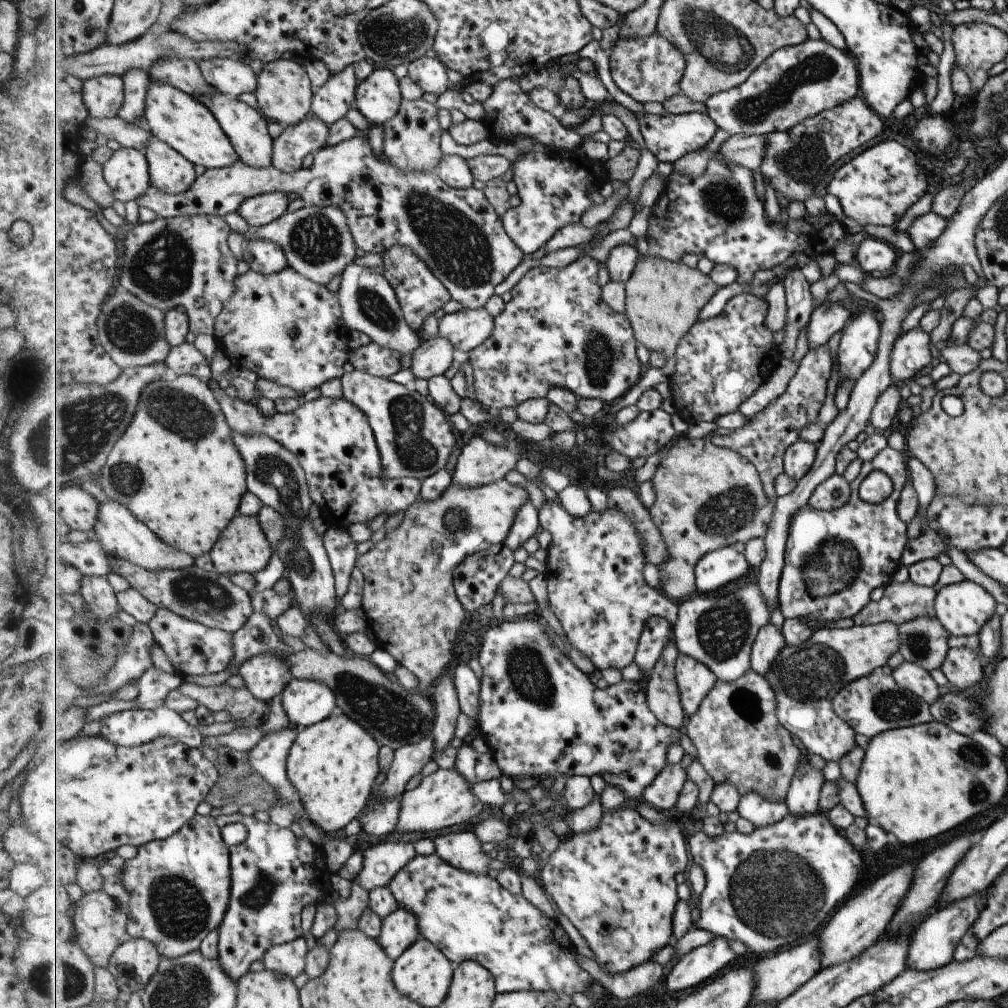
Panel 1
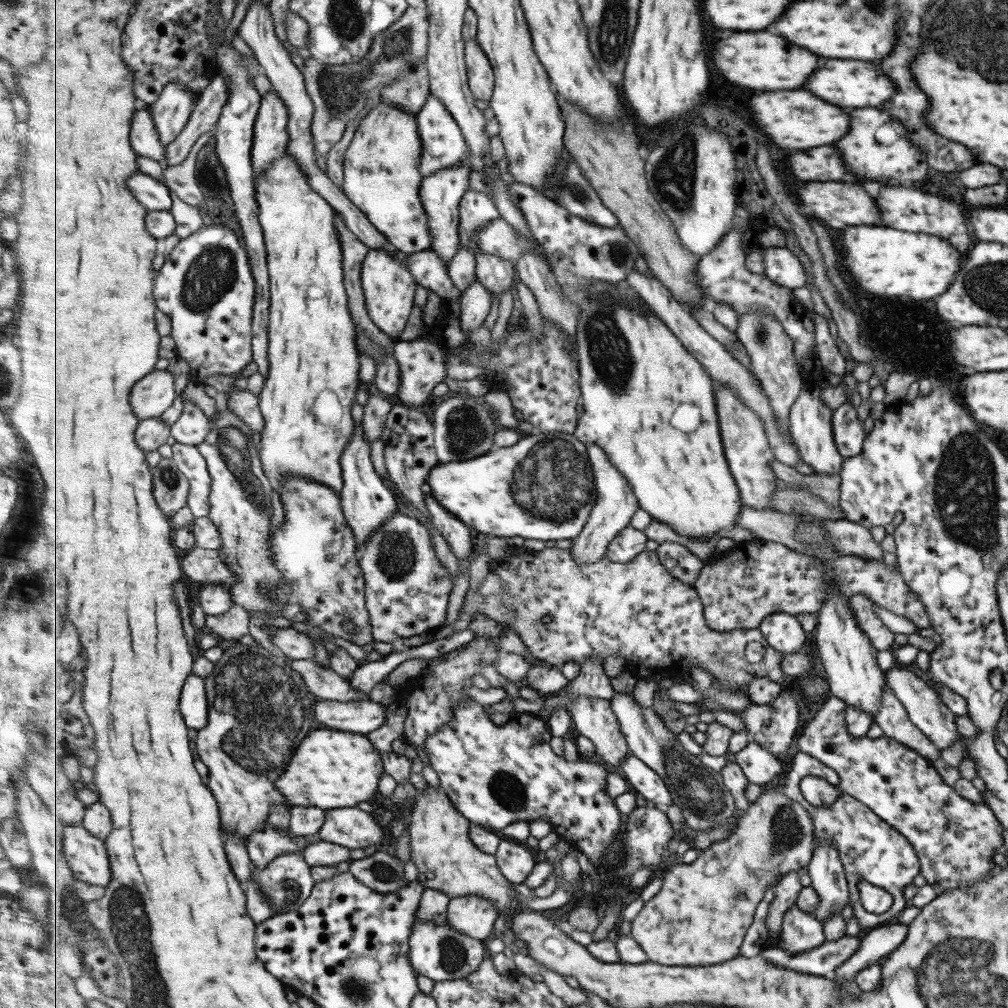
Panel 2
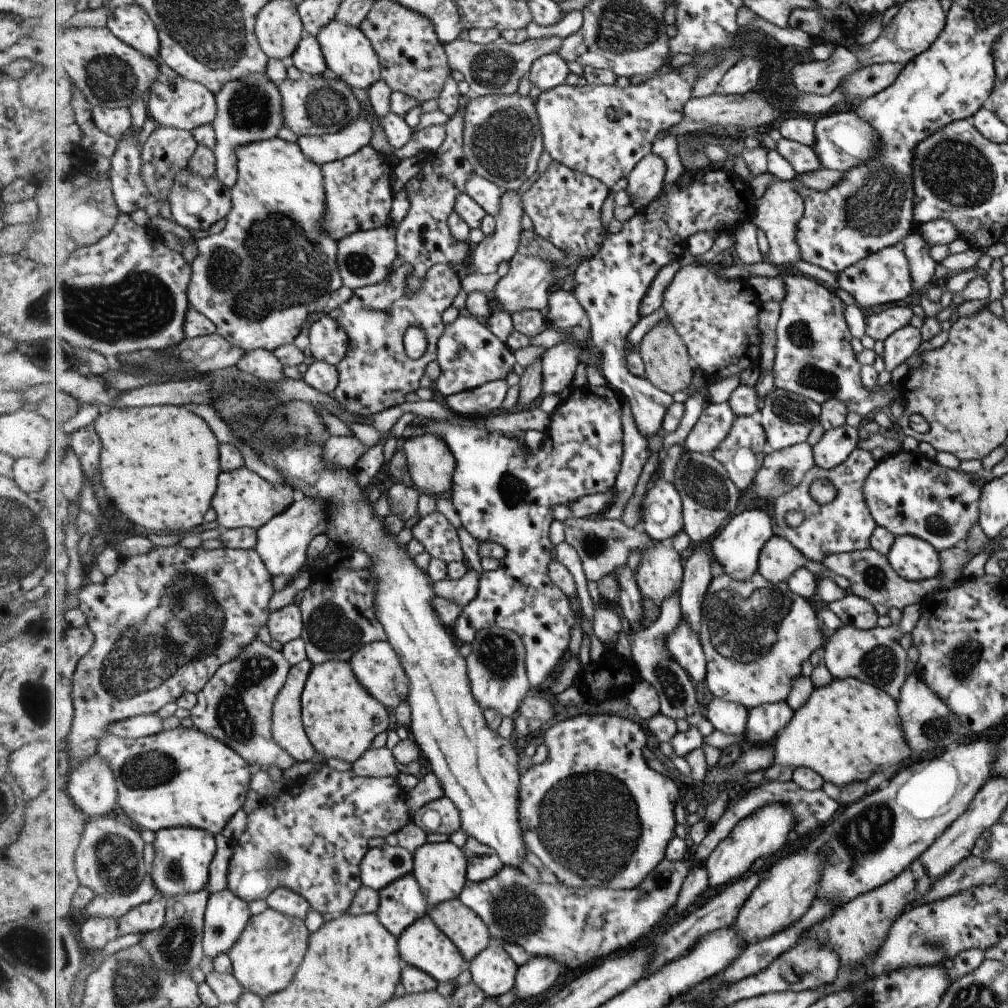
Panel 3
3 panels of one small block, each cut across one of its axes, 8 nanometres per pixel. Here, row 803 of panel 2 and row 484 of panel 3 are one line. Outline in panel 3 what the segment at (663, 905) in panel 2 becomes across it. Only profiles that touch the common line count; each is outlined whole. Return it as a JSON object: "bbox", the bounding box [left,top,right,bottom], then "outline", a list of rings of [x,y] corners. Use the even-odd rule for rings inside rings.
{"bbox":[752,442,814,499],"outline":[[[807,442],[766,454],[752,490],[760,498],[777,499],[801,484],[814,465],[813,448]]]}

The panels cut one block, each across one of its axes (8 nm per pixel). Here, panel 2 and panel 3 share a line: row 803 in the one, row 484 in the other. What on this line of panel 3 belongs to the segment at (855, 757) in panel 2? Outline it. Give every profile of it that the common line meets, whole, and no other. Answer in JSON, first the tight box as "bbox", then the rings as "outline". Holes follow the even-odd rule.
{"bbox":[861,450,982,551],"outline":[[[899,450],[896,454],[885,455],[866,475],[861,486],[864,504],[872,520],[878,526],[895,535],[910,535],[925,540],[935,551],[960,546],[968,529],[978,521],[978,499],[982,485],[975,485],[968,474],[959,469],[939,466],[937,462],[917,452]]]}

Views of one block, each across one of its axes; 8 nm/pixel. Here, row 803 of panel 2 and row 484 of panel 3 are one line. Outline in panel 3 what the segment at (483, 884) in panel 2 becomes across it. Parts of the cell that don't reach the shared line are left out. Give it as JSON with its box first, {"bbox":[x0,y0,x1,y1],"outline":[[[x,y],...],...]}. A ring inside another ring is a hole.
{"bbox":[403,433,456,497],"outline":[[[413,433],[405,439],[403,450],[408,457],[412,483],[419,492],[433,497],[449,496],[456,472],[456,458],[435,433]]]}

